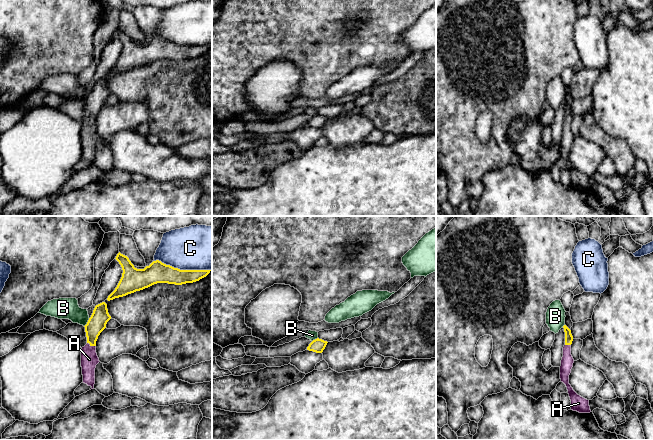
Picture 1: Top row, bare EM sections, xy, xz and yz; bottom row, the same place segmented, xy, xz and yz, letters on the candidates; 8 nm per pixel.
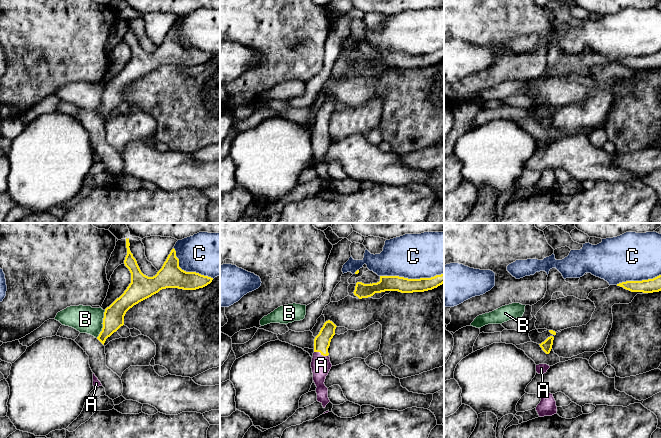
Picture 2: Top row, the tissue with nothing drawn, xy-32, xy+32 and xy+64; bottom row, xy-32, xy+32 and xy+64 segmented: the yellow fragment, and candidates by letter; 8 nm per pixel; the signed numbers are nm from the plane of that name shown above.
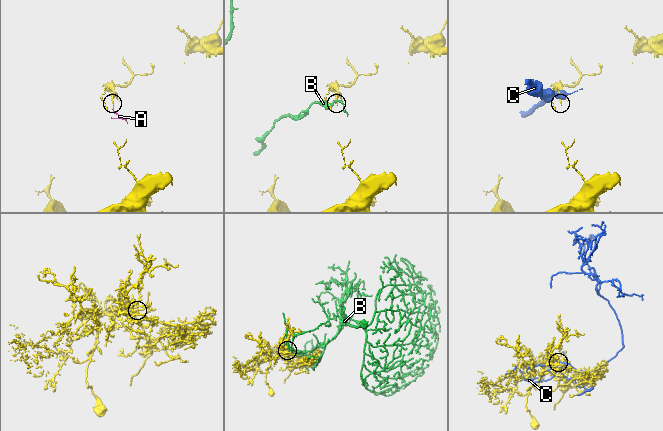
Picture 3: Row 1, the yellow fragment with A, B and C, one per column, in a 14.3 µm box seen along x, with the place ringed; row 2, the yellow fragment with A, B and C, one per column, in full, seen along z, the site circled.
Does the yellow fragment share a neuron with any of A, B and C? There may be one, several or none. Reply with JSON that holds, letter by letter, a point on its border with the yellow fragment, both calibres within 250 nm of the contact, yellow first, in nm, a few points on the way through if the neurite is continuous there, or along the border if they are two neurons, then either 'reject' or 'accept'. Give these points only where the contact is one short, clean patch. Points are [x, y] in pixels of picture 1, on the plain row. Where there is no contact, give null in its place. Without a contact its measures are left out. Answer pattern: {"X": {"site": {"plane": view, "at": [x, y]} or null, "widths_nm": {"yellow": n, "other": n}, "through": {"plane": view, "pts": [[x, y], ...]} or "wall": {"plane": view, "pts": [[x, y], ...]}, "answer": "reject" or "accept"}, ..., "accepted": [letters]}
{"A": {"site": {"plane": "xy", "at": [91, 121]}, "widths_nm": {"yellow": 150, "other": 140}, "through": {"plane": "xy", "pts": [[97, 98], [92, 107], [91, 121], [89, 135]]}, "answer": "accept"}, "B": {"site": {"plane": "xy", "at": [87, 98]}, "widths_nm": {"yellow": 150, "other": 180}, "wall": {"plane": "xy", "pts": [[89, 94], [84, 102]]}, "answer": "reject"}, "C": {"site": {"plane": "xy", "at": [182, 46]}, "widths_nm": {"yellow": 180, "other": 360}, "answer": "reject"}, "accepted": ["A"]}

